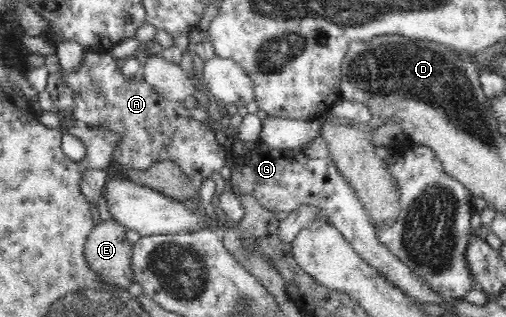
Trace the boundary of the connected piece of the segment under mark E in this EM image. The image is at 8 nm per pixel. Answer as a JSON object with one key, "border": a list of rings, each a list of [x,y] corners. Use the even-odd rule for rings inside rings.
{"border":[[[102,220],[94,226],[85,245],[89,268],[106,283],[132,290],[132,247],[124,233],[127,228],[116,220]]]}

